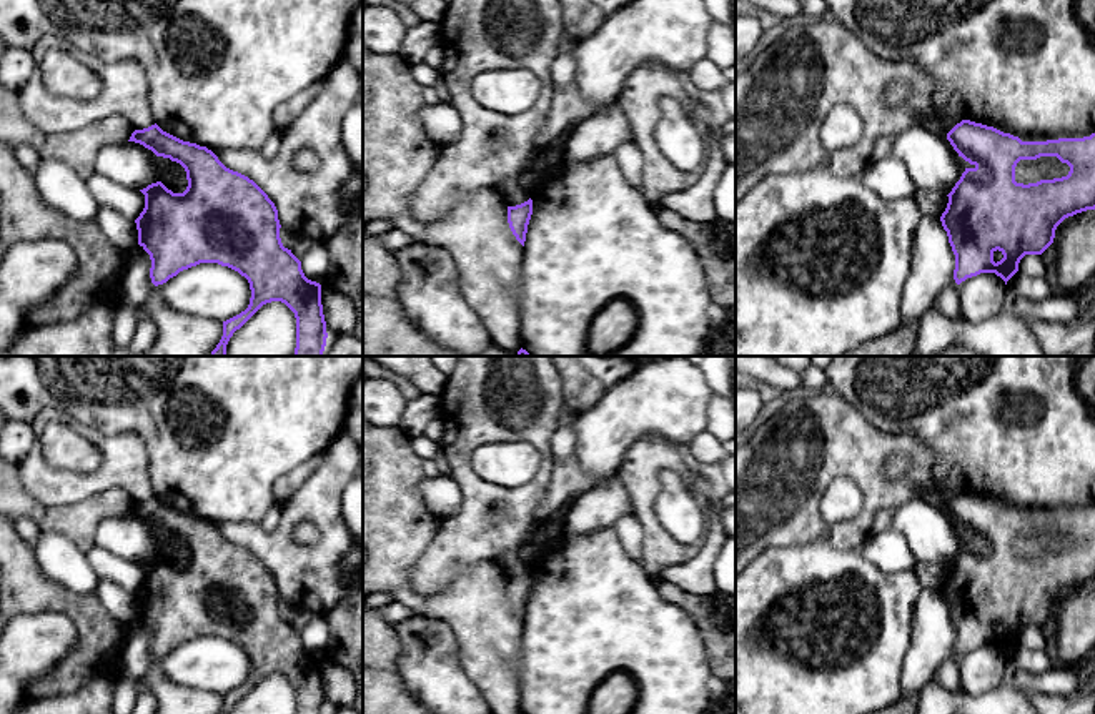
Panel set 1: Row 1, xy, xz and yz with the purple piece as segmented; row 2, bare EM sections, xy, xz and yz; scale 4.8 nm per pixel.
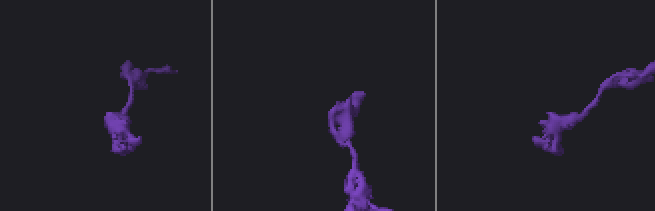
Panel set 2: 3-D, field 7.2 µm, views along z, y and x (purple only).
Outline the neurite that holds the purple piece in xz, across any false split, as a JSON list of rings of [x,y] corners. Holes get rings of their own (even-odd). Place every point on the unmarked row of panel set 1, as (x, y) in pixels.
[[[531,571],[521,578],[508,579],[509,601],[523,619],[526,614],[526,606],[528,606],[528,597],[529,597],[531,588],[533,588],[533,573]]]

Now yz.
[[[962,493],[947,513],[972,538],[947,568],[940,589],[955,627],[957,657],[980,646],[995,646],[1007,657],[1025,627],[1042,627],[1053,616],[1065,591],[1095,583],[1095,506],[1022,514]],[[1040,529],[1057,529],[1070,539],[1068,548],[1017,556],[1017,536]]]

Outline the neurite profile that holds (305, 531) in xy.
[[[301,521],[298,523],[295,529],[295,538],[300,543],[311,544],[318,539],[318,529],[311,521]]]

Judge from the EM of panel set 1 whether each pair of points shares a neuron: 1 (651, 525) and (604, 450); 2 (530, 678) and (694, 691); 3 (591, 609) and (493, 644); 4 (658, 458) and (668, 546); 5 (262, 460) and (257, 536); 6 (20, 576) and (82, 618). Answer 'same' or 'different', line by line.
1: different
2: same
3: different
4: same
5: different
6: same

